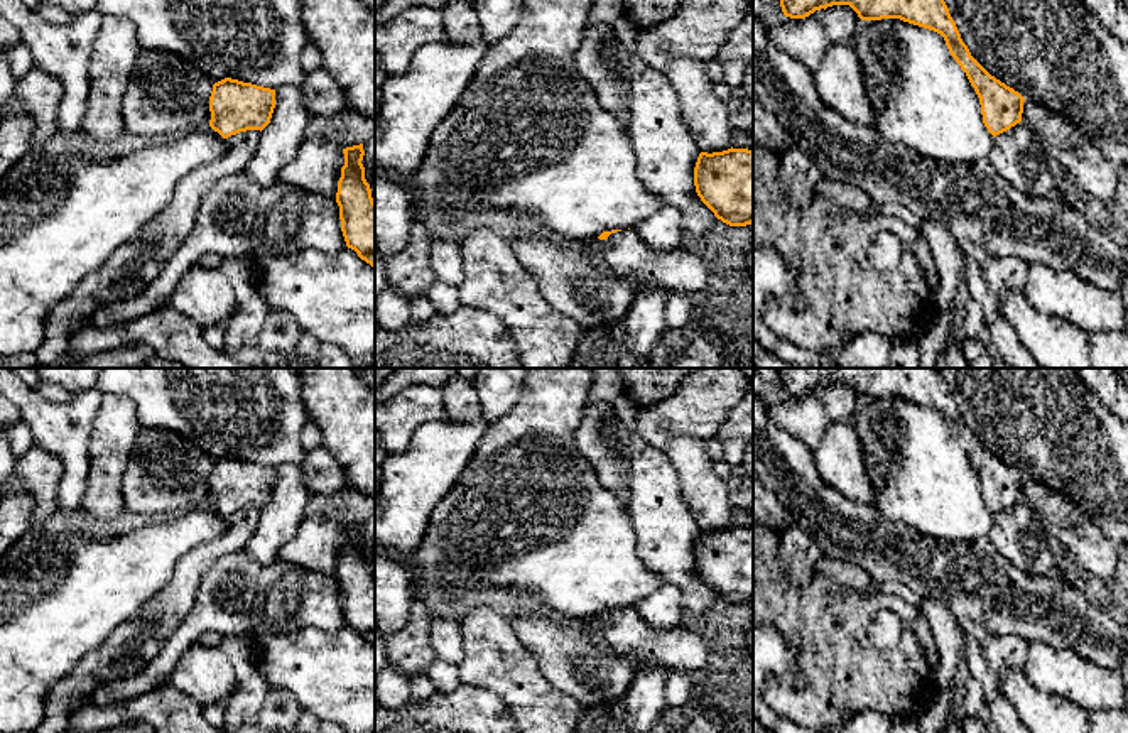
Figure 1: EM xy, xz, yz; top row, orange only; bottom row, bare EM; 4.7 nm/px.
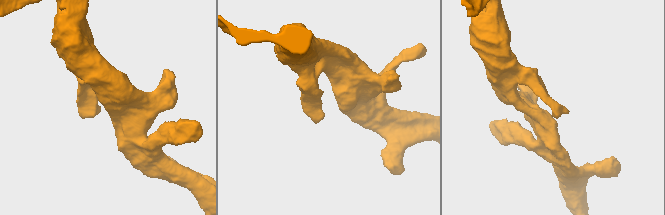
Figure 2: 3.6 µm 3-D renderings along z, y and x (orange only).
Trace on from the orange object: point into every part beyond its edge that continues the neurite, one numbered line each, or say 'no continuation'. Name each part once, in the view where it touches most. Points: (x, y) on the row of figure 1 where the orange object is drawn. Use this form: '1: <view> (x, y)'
no continuation

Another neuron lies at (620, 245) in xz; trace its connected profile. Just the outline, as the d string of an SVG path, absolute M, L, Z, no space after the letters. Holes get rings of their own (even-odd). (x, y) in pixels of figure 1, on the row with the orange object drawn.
M633 228L593 240L584 248L605 262L613 274L626 279L635 289L665 289L692 294L708 287L708 263L682 247L655 253L642 243Z

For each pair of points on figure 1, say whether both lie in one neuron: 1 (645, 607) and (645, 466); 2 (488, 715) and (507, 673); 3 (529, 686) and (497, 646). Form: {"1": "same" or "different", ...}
{"1": "different", "2": "different", "3": "same"}

